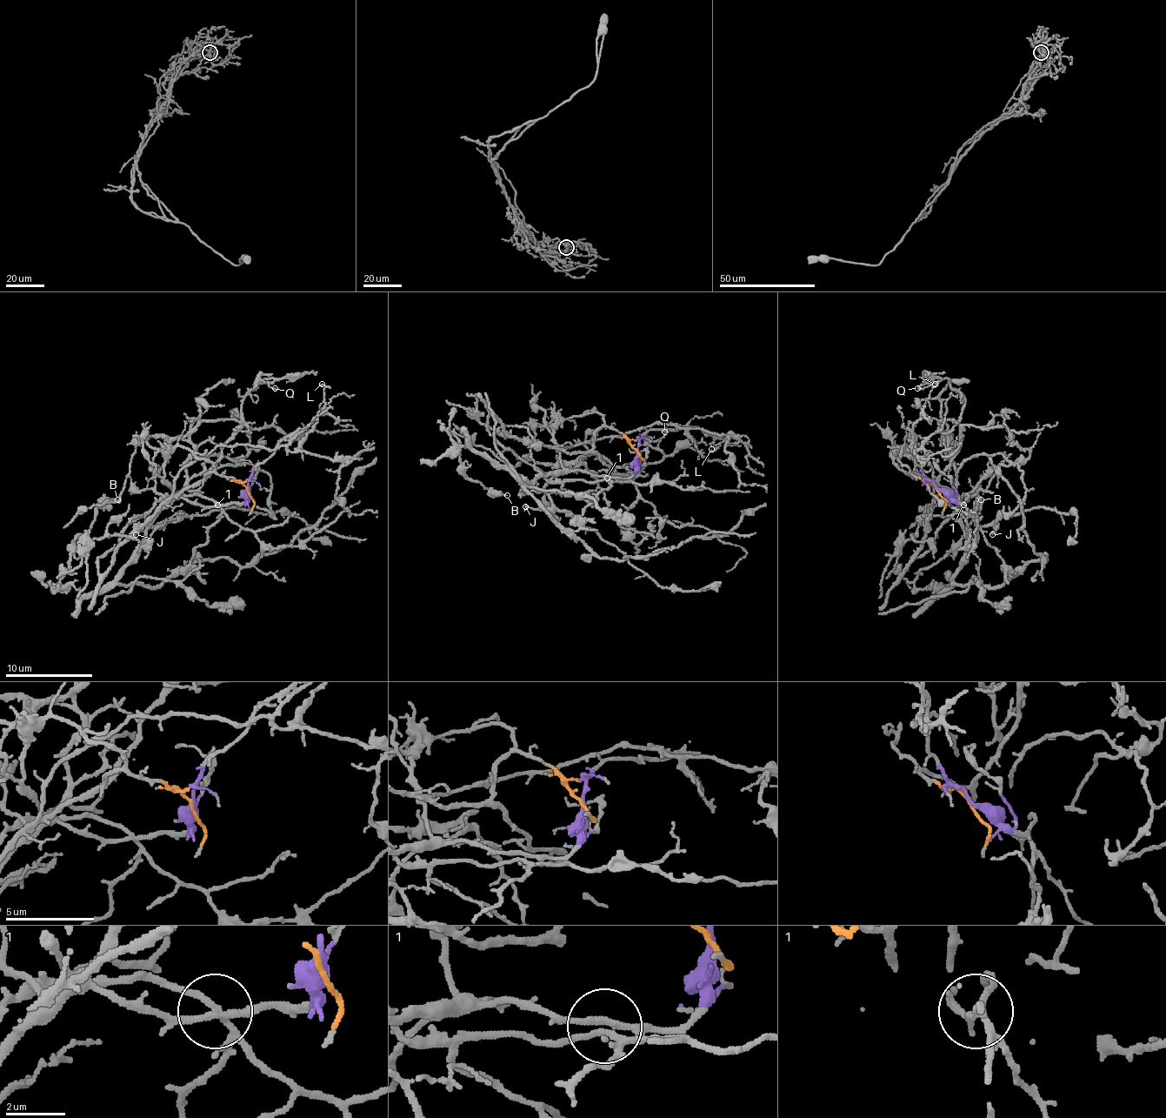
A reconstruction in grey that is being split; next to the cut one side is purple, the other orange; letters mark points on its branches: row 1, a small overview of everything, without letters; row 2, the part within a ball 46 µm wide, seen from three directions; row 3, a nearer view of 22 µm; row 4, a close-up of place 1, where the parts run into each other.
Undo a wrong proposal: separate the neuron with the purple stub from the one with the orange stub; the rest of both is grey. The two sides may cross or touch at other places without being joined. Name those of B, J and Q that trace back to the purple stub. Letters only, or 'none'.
B, J

